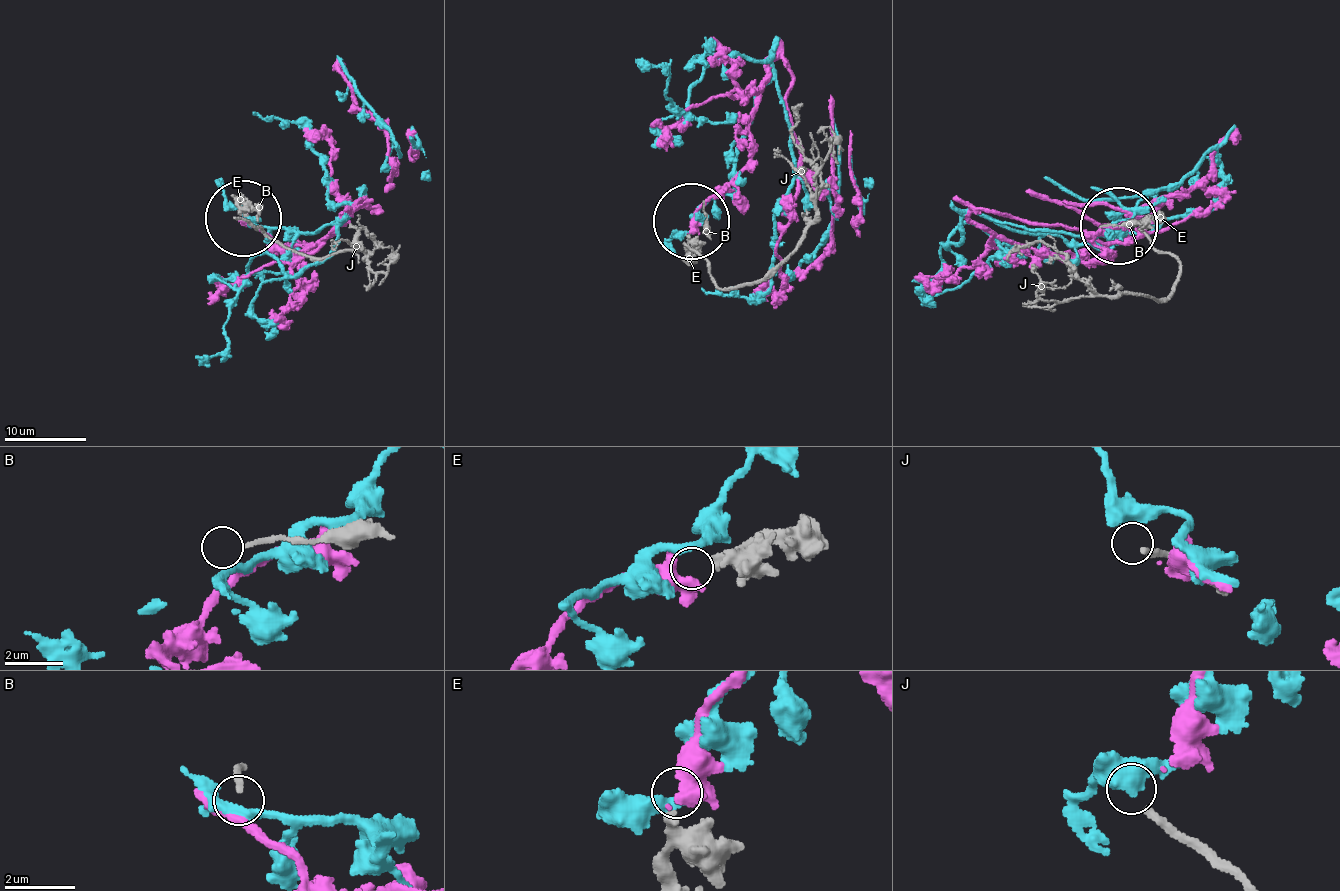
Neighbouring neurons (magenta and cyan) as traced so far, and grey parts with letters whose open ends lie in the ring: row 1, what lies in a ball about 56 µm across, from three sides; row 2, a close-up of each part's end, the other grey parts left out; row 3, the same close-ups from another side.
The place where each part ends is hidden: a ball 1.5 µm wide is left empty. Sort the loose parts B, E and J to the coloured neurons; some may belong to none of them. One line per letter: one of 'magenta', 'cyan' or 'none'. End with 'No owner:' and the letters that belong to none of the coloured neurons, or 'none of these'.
B: none
E: magenta
J: none
No owner: B, J

